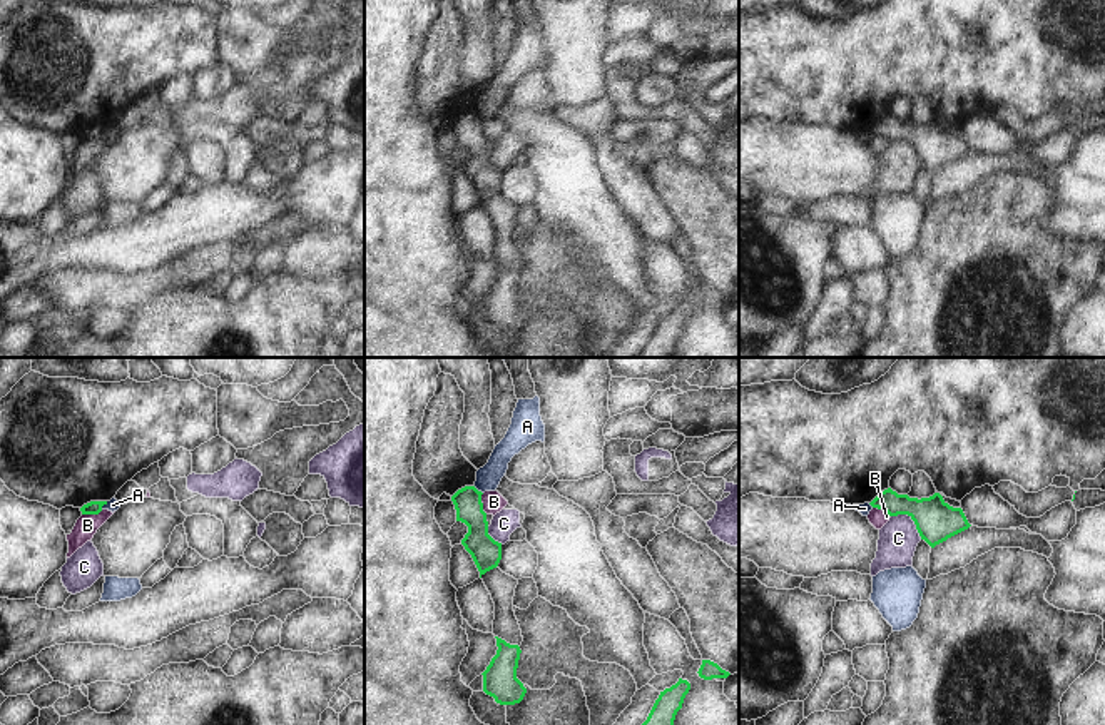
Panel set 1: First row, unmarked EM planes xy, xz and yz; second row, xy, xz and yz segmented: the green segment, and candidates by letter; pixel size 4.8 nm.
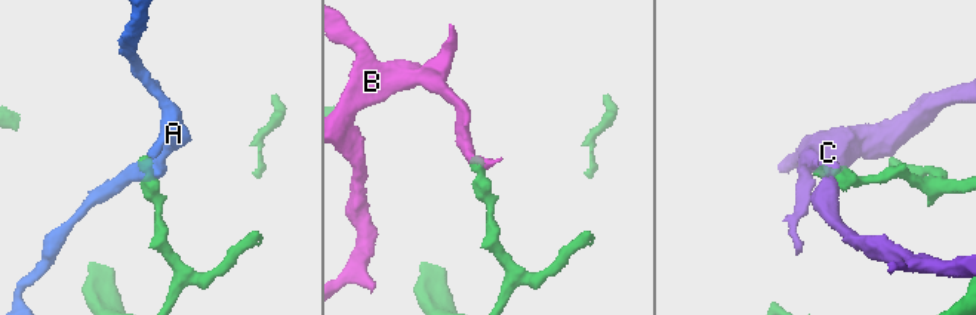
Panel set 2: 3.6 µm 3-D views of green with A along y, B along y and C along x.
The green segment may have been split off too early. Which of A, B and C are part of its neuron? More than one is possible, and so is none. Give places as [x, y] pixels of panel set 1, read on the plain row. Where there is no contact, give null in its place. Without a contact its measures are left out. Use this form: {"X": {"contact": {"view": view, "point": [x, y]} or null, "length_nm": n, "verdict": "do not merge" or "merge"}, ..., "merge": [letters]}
{"A": {"contact": {"view": "xz", "point": [477, 116]}, "length_nm": 60, "verdict": "do not merge"}, "B": {"contact": {"view": "xz", "point": [482, 129]}, "length_nm": 110, "verdict": "do not merge"}, "C": {"contact": {"view": "yz", "point": [911, 144]}, "length_nm": 190, "verdict": "do not merge"}, "merge": []}

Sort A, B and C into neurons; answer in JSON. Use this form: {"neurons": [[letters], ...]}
{"neurons": [["A"], ["B"], ["C"]]}

